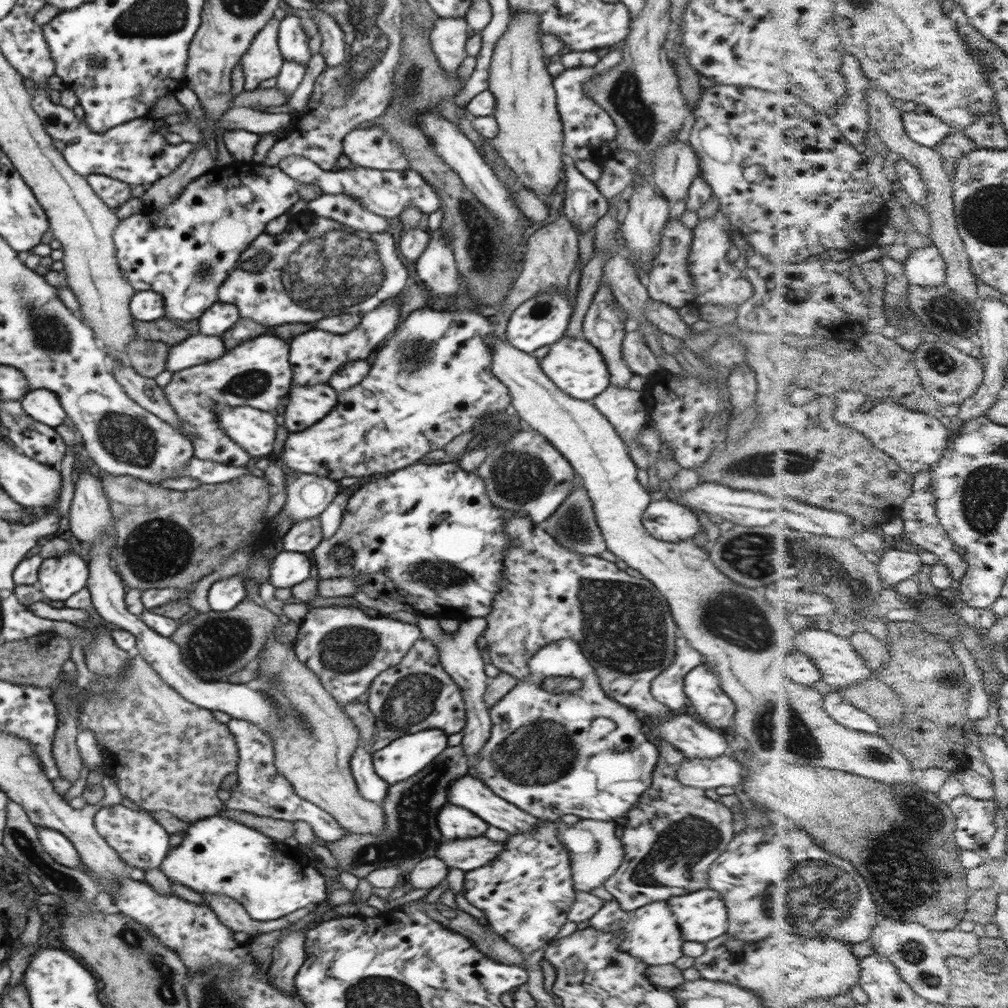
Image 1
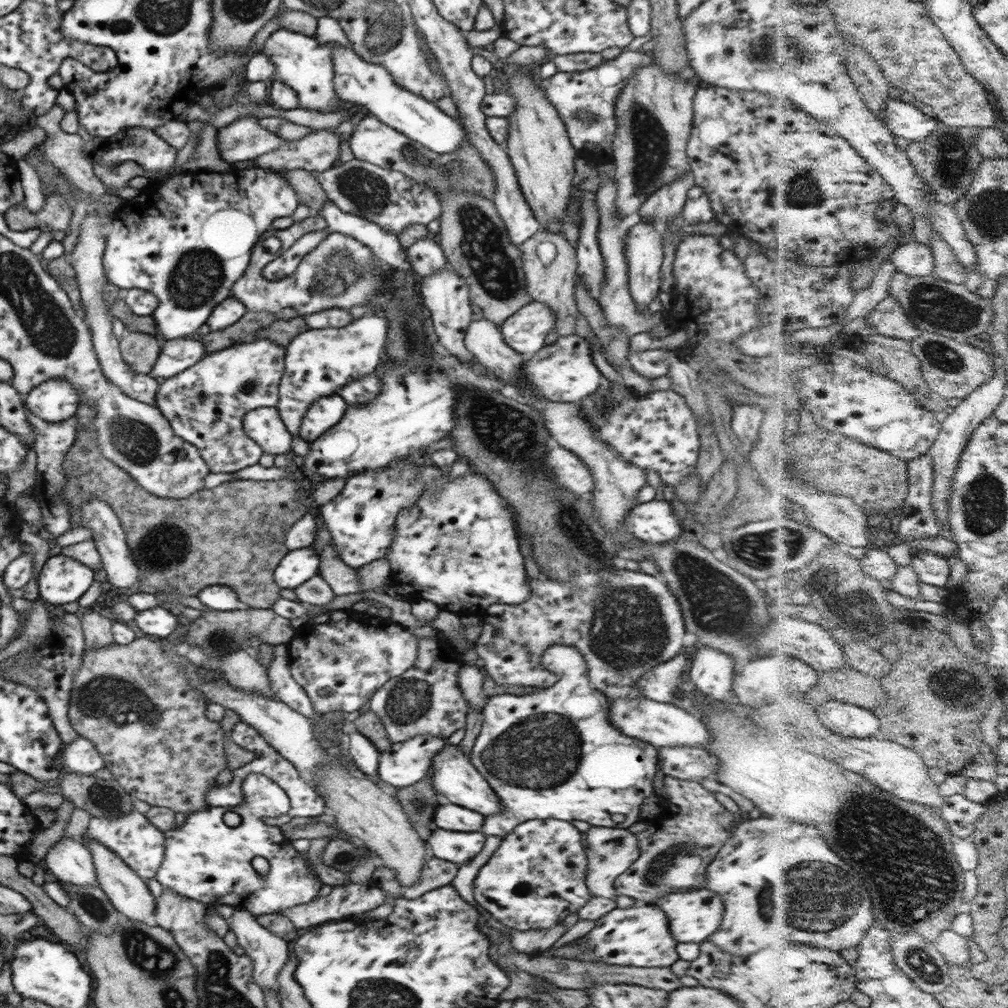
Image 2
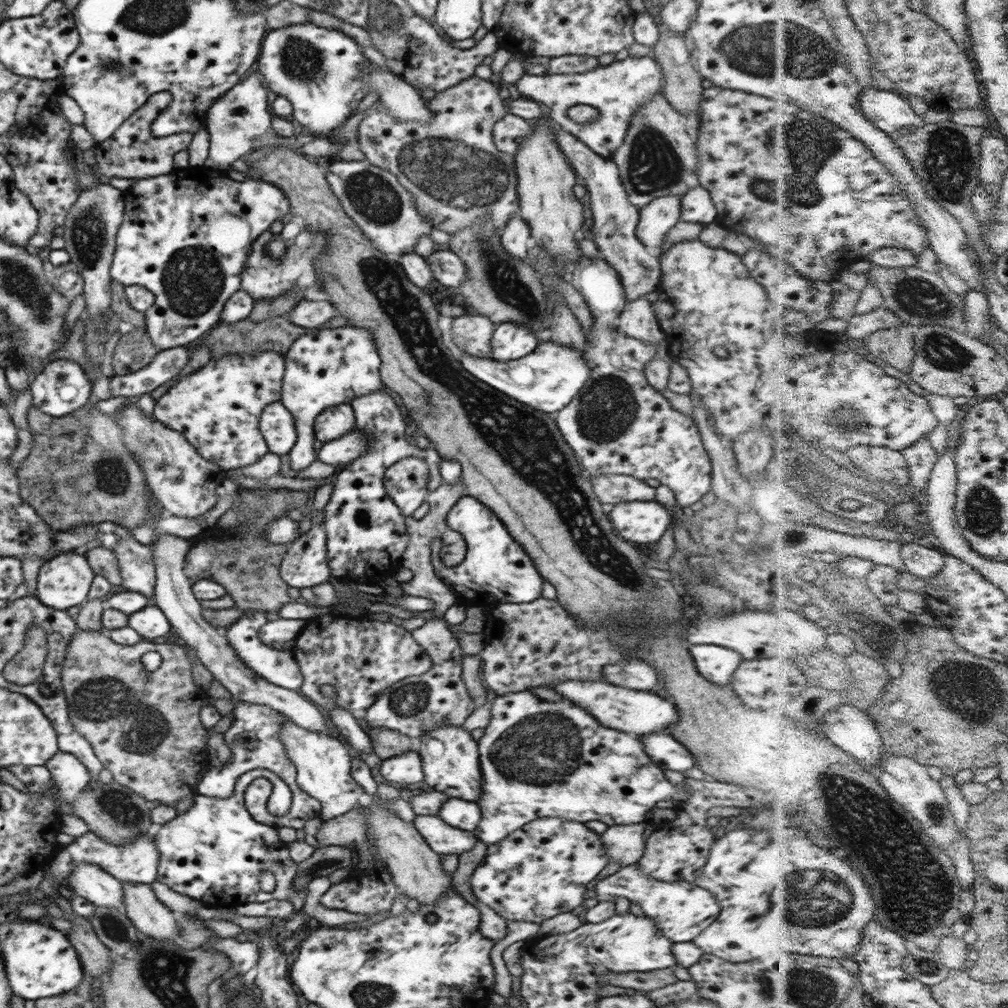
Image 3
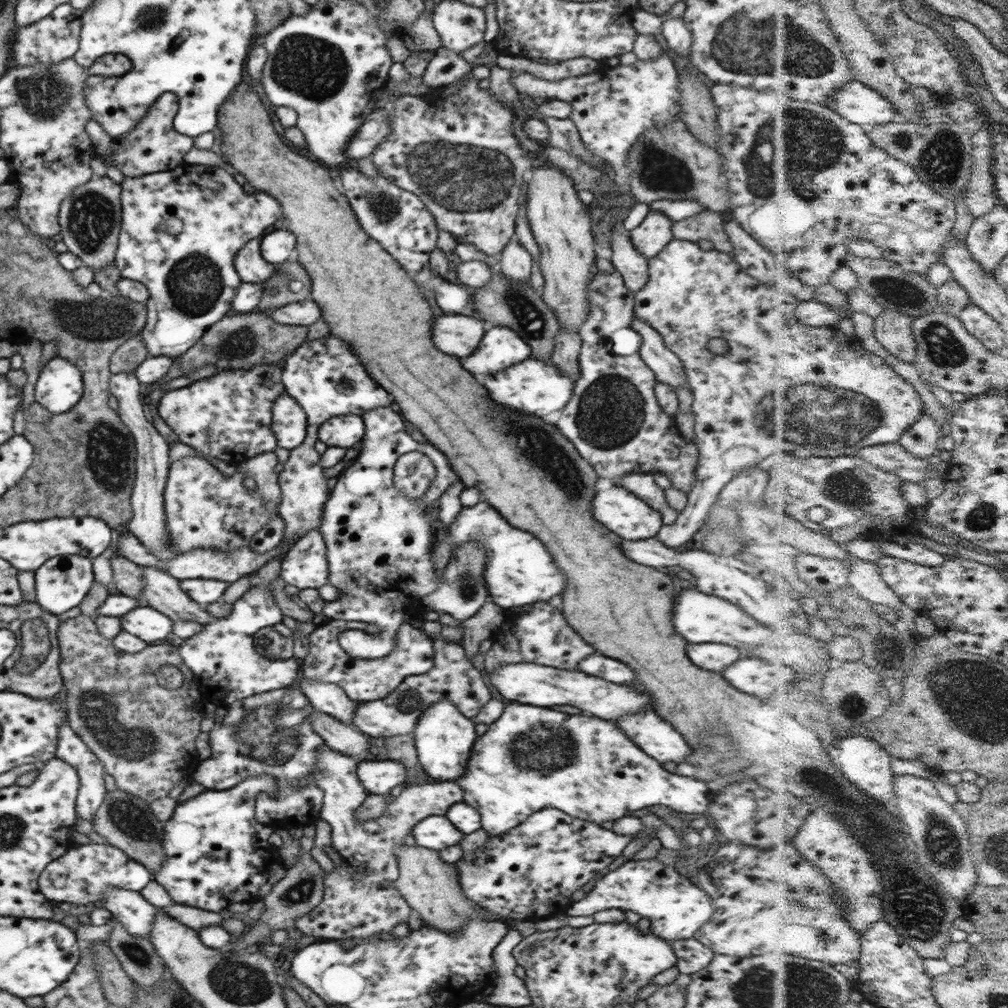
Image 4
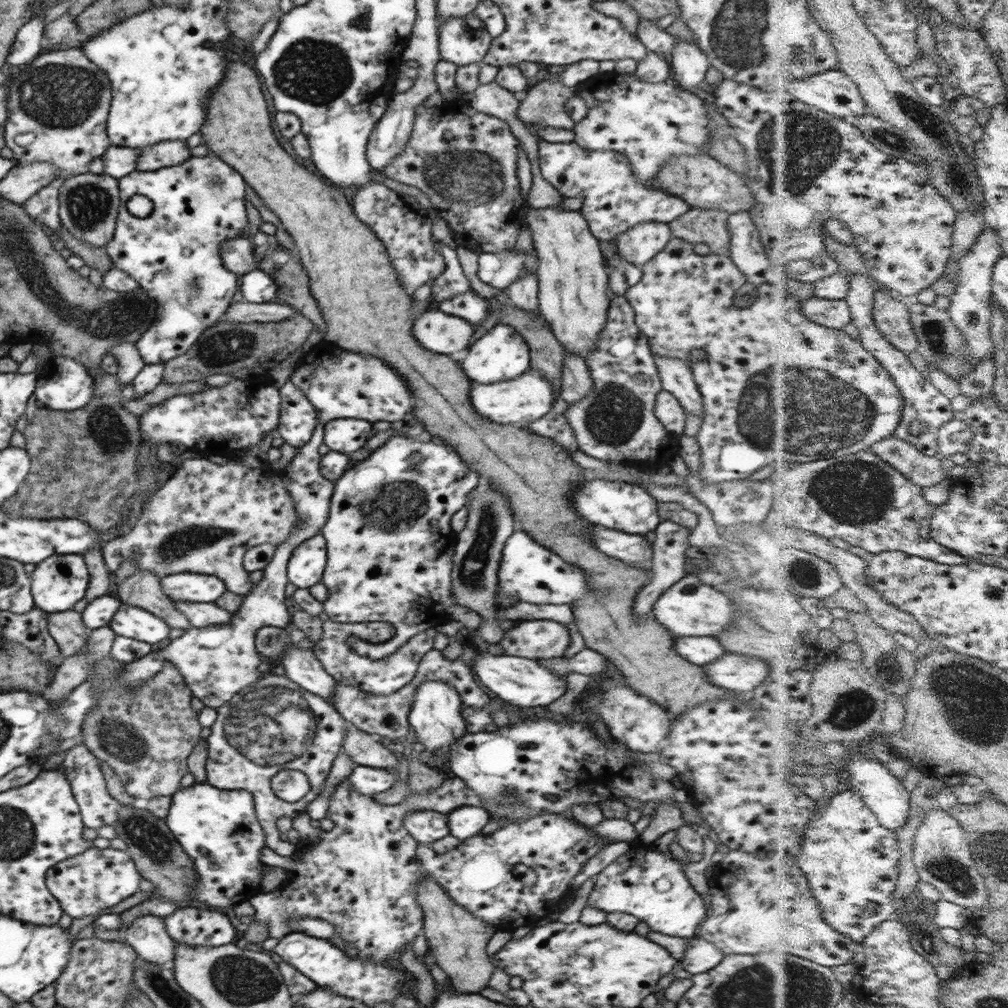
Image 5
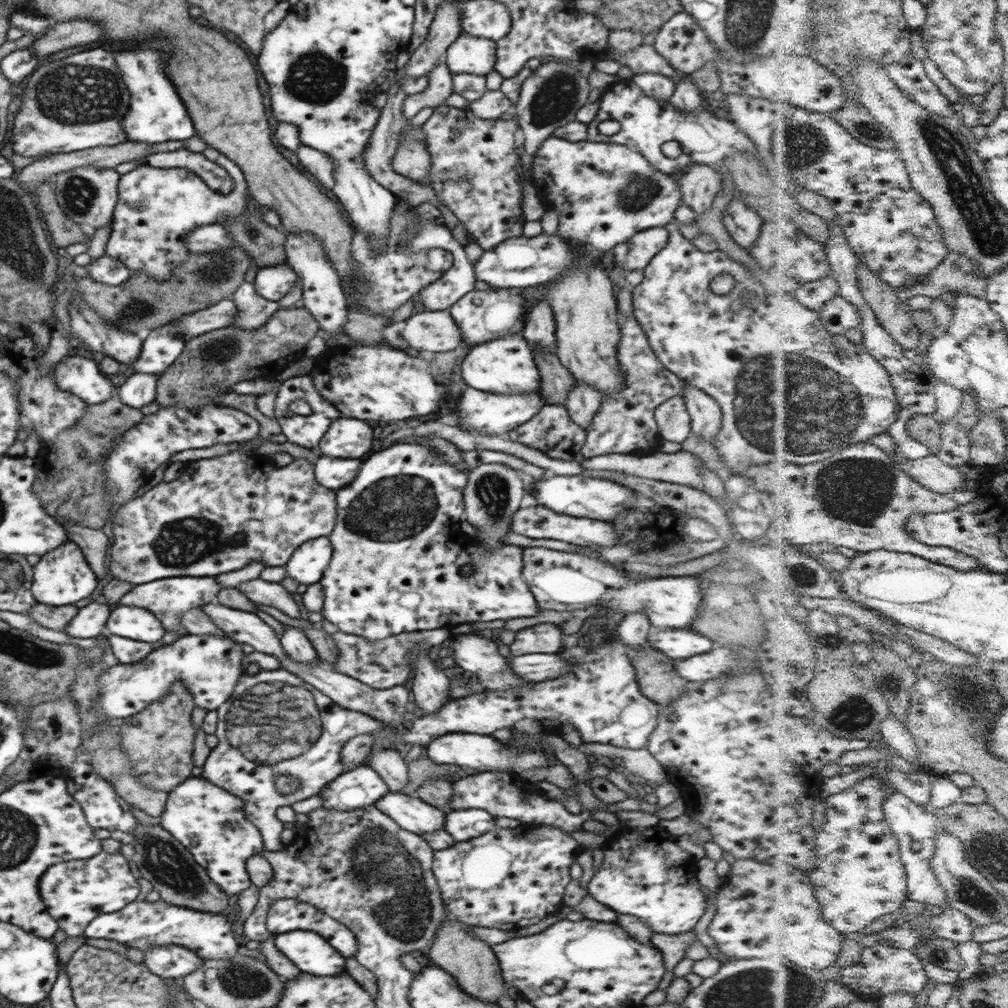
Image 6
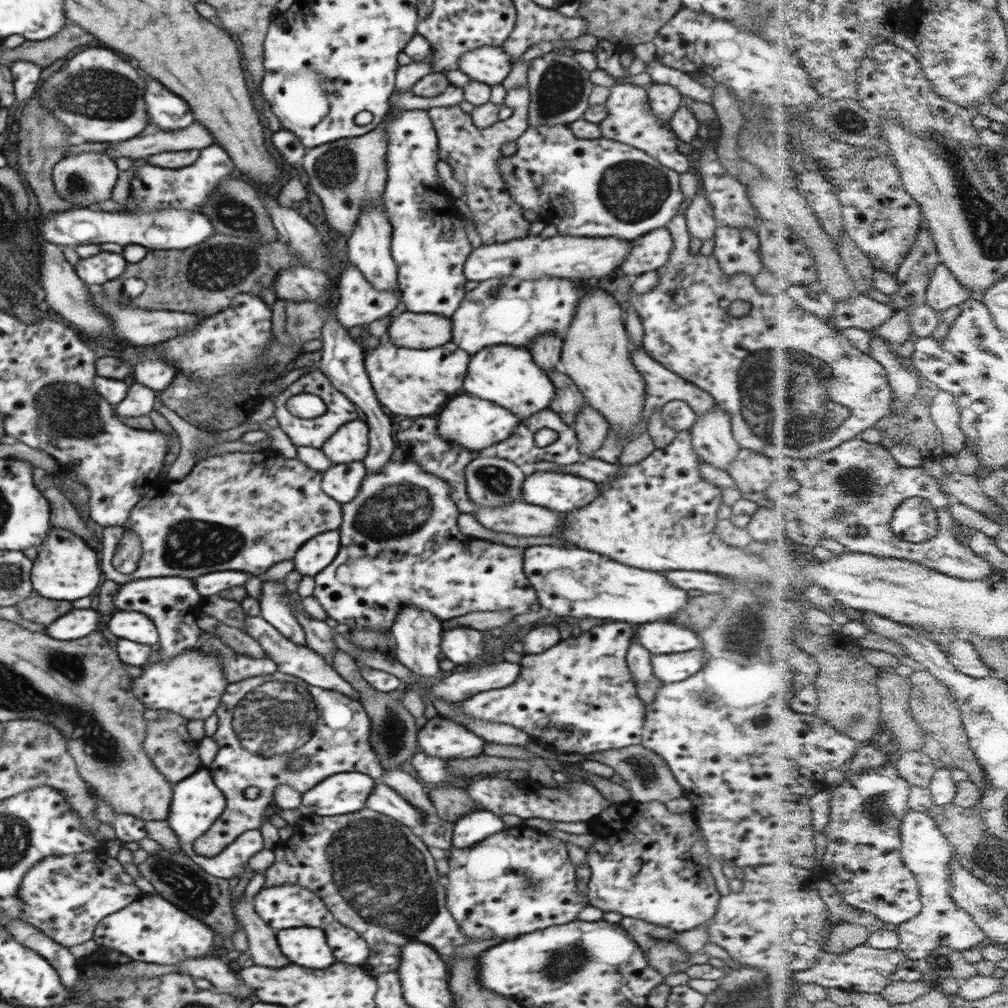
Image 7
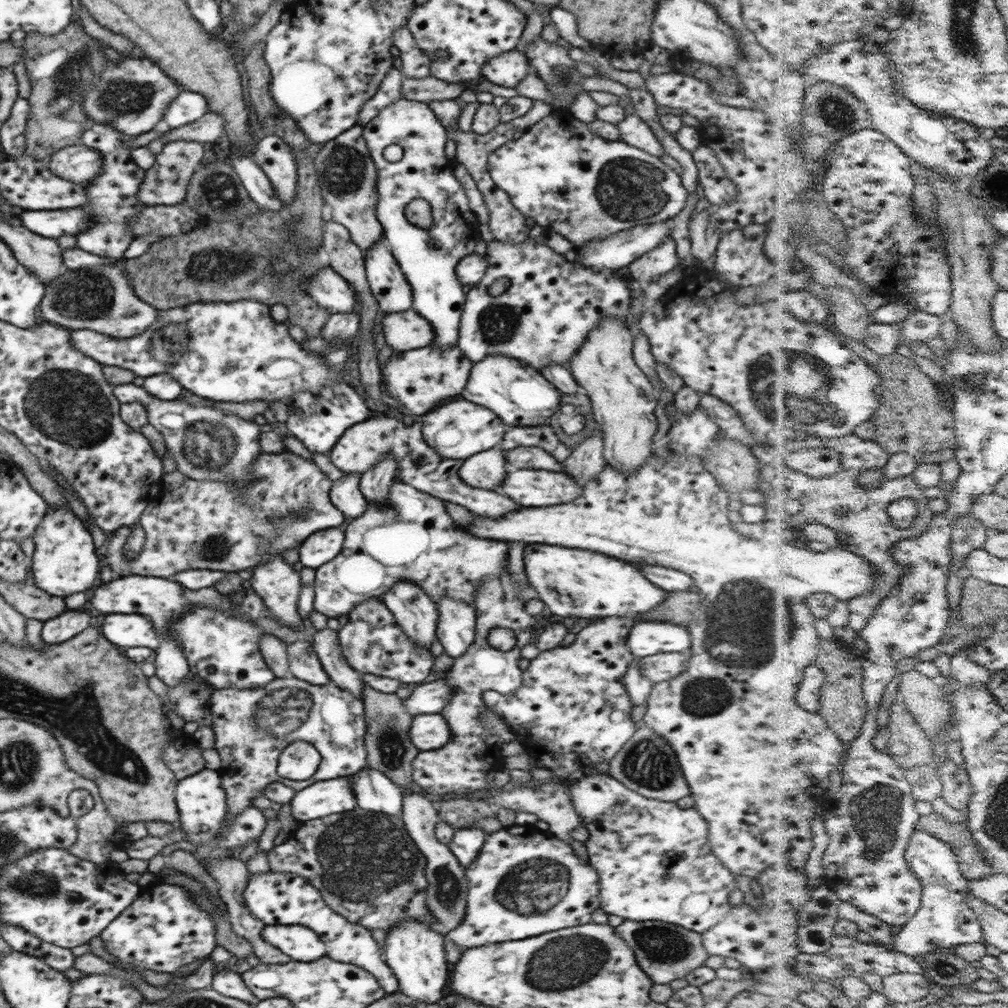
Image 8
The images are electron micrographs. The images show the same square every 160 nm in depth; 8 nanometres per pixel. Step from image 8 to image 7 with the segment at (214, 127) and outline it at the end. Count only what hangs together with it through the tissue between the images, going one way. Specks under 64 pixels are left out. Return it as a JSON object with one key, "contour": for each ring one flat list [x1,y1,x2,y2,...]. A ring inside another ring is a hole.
{"contour":[[197,120,186,128,170,131,162,130,153,124,148,124,133,139,120,143,109,143,106,153,112,159,125,156,136,161,140,158,147,159,149,156,162,152,190,149,201,151,214,143,215,138]]}

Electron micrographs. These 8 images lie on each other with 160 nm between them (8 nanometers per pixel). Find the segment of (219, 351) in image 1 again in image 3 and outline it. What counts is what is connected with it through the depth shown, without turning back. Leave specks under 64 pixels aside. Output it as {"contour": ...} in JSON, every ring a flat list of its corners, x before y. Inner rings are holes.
{"contour":[[177,346,161,350,148,366,109,380,111,396,136,396,151,393,168,380,176,378,190,359,192,347]]}

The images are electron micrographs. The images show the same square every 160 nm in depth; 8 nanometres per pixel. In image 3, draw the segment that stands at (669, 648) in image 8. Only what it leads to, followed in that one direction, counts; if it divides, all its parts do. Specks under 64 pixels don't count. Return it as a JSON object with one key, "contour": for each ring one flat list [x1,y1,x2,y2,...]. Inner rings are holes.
{"contour":[[691,645,689,652,698,673,718,687,730,685,738,664,743,662,738,652,730,648,723,648,721,645]]}

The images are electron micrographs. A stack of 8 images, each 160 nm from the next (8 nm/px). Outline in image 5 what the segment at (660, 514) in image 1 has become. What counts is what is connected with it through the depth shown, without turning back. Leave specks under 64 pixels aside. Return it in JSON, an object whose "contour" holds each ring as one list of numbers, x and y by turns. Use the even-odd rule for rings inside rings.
{"contour":[[588,480,578,488,574,496,574,510,592,524,600,524,604,528,645,535,658,529,662,523,656,510,657,500,640,485,610,480]]}

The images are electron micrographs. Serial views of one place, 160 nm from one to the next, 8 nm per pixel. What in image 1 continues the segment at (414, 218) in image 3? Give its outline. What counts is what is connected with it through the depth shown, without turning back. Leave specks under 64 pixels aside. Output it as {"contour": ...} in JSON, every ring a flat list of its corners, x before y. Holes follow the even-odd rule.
{"contour":[[292,155,280,161,277,168,282,169,298,184,317,185,323,195,348,196,350,200,358,200,362,208,368,212,374,212,376,216,386,219,400,217,406,206,418,208,422,214,431,215,440,209,440,198,434,187,430,186,418,172,412,169,406,170,374,170,361,167,340,169,338,172,320,169,314,162,300,155]]}

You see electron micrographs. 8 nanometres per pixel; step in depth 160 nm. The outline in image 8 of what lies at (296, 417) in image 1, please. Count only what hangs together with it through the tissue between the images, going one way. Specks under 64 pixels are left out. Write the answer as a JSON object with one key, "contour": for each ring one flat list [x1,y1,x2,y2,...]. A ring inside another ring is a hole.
{"contour":[[390,411,372,415,368,420,354,424,353,427,343,432,337,444,334,444,332,451,328,453,330,460,338,470,343,473,362,474,382,459,392,457,397,462,396,480,404,481,416,490,443,501,448,500,448,502,459,504,472,514,498,518,504,516,506,512,522,508,506,496,468,486,458,474,464,460,442,458,434,452,434,448,430,448,424,440,422,423,419,418,416,419,418,422,415,420,412,426,406,426,406,424,402,424,402,420,398,420,398,416,390,418,388,414]]}

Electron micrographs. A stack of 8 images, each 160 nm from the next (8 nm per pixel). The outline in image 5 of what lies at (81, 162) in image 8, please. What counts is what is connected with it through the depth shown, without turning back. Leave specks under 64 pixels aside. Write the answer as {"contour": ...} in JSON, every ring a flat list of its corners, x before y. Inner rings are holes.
{"contour":[[80,174,64,181,59,191,59,218,68,233,88,245,106,248,114,237,120,210,118,179,108,174]]}

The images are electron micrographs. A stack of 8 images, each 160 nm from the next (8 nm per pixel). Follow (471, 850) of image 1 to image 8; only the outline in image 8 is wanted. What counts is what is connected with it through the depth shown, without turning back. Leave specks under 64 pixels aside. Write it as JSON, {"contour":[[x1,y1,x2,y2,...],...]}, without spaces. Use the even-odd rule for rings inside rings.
{"contour":[[365,768,348,776,357,806,367,811,400,814,404,788,400,788,383,772]]}

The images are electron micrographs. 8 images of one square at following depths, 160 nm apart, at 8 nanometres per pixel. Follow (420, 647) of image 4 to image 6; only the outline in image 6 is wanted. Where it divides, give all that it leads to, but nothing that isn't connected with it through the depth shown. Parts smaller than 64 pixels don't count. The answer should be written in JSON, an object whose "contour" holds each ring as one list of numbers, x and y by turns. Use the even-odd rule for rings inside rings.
{"contour":[[451,627,438,628,434,630,421,630,409,633,400,633,370,643,366,637,354,634,346,634,338,631,331,634,331,637,338,647,338,660,336,660,335,671,350,676,369,688,388,689,399,685,404,685,408,677,412,676,412,667,410,665,410,649,416,645,422,649,429,650,439,644,445,644,447,638,452,639]]}

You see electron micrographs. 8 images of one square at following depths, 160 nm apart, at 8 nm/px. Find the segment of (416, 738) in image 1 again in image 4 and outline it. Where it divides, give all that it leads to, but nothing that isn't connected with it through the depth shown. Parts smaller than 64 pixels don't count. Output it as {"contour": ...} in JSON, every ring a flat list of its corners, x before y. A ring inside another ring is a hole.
{"contour":[[385,757,382,760,364,760,356,763,356,777,369,795,383,796,390,793,396,786,403,784,409,774,405,764]]}

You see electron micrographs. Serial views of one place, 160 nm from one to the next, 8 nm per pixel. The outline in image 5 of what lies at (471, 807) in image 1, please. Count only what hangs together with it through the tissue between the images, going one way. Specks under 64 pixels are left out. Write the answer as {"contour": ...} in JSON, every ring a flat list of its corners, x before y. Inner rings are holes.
{"contour":[[441,682,423,683,416,689,414,697,408,715,409,726,414,729,417,741,424,746,424,750,446,762,451,746,467,733,466,722,461,714,464,706,462,699,453,687]]}

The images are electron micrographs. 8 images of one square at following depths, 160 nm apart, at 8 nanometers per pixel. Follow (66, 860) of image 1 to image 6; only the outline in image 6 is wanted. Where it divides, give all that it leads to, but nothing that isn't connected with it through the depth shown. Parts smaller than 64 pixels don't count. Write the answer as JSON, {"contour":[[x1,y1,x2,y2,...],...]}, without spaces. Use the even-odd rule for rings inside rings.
{"contour":[[169,944,146,949,143,952,143,963,156,976,179,979,196,970,203,959,187,948]]}

